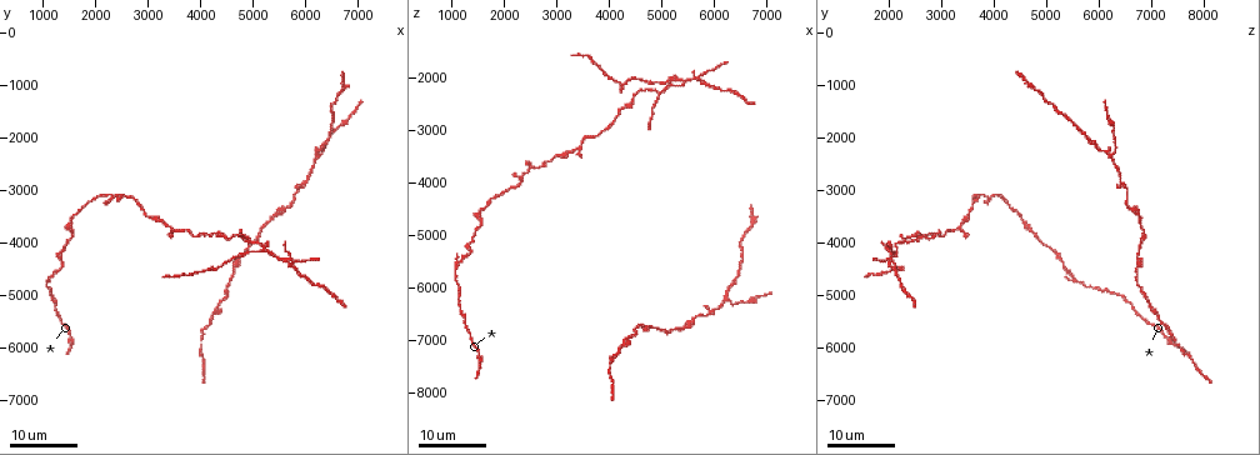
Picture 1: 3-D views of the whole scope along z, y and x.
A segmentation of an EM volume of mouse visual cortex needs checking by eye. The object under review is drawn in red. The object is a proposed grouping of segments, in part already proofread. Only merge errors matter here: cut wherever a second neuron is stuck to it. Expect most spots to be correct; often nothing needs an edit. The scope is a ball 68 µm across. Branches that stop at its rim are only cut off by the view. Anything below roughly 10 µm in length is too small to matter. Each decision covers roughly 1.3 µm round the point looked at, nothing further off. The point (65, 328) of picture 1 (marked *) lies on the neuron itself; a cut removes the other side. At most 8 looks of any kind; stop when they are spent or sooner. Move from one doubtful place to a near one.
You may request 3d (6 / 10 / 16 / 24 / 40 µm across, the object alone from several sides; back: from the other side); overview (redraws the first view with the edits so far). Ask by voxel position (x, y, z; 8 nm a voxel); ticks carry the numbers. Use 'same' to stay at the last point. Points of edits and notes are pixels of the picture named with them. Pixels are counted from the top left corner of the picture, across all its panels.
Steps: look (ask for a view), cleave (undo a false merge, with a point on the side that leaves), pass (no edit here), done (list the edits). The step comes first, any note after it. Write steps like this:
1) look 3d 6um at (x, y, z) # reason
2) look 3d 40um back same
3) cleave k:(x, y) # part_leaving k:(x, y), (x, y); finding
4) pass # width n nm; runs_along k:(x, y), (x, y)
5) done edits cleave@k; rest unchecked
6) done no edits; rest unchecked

look 3d 16um at (1200, 4600, 5500) # calibre changes

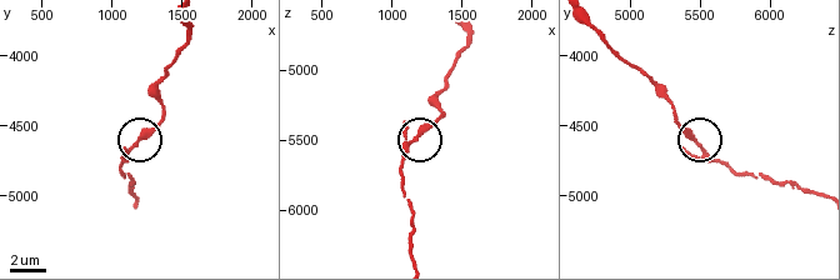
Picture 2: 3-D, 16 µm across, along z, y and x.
look 3d 6um at (1140, 4660, 5520)

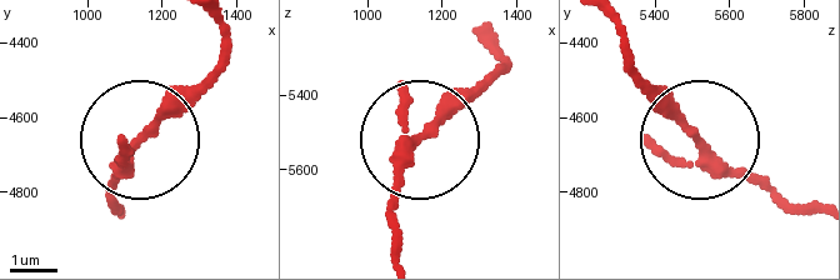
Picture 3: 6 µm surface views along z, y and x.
pass # runs_along 3:(818, 209), (783, 205), (735, 173), (631, 70); one neuron here

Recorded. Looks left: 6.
look 3d 16um at (2650, 3100, 3700) # three-way junction

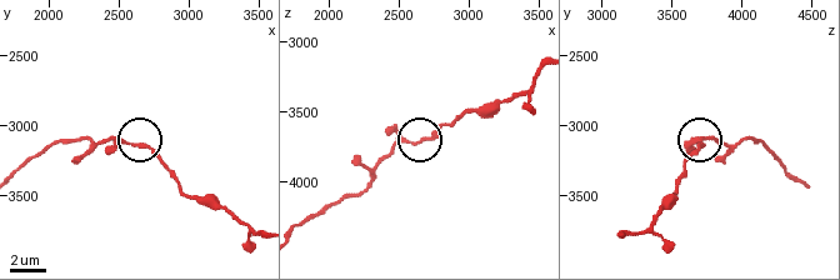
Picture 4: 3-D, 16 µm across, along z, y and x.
look 3d 6um at (2620, 3140, 3740)

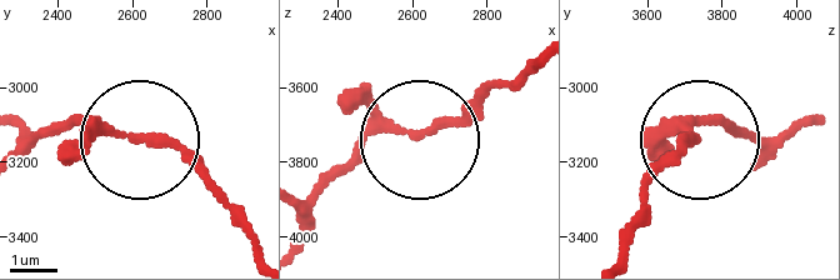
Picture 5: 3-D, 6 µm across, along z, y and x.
pass # runs_along 5:(801, 124), (766, 139), (706, 124), (646, 188); continuous, no second neuron

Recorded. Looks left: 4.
look 3d 24um at (3500, 3750, 3250) # thin neck

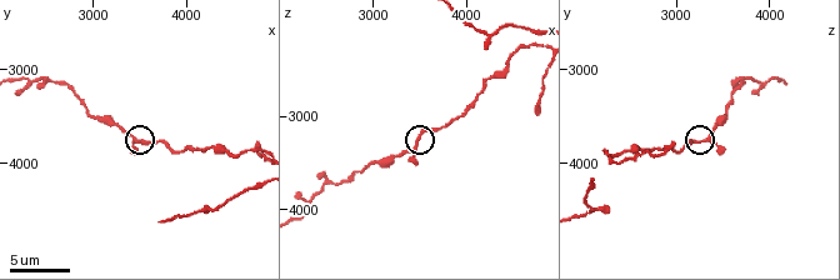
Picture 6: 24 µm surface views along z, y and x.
look 3d 10um at (3500, 3750, 3250)

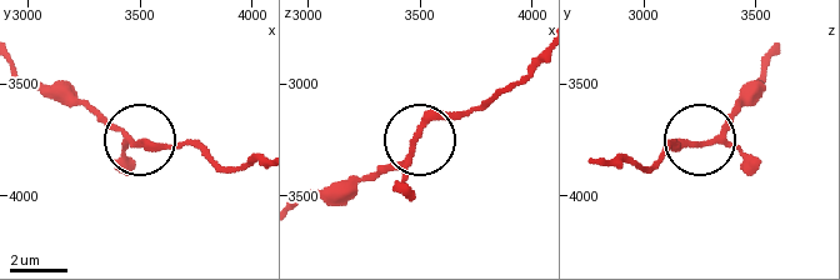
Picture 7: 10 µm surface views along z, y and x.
pass # runs_along 7:(24, 81), (68, 86), (136, 141), (201, 146); one neuron here

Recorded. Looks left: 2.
look 3d 24um at (5450, 4250, 2050) # side arm on a straight run

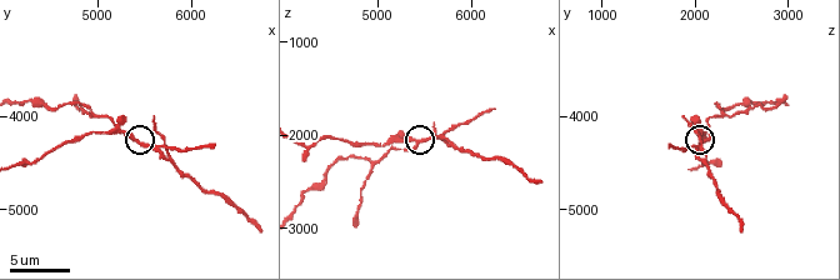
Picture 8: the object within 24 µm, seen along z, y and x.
look 3d 10um at (5400, 4300, 2050) # closer look

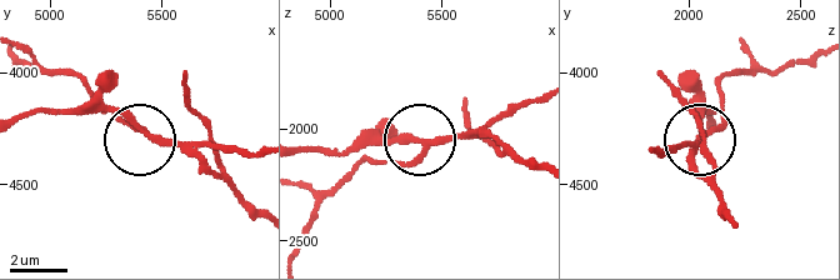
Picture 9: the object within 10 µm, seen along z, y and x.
cleave 9:(203, 170) # side_arm 15 um; part_leaving 9:(170, 140), (108, 111), (21, 114); a second neuron is stuck on

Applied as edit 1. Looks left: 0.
done edits cleave@9; rest unchecked

